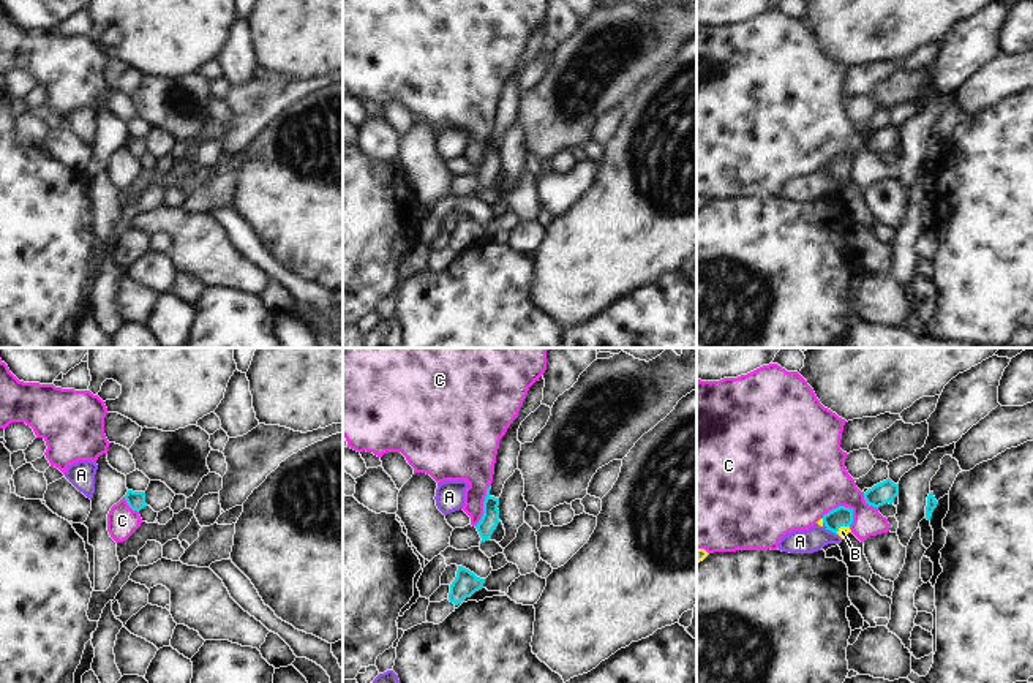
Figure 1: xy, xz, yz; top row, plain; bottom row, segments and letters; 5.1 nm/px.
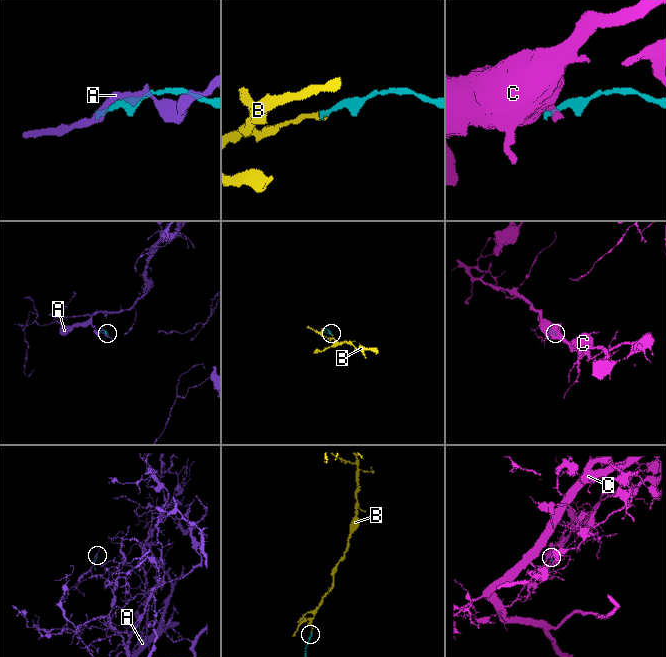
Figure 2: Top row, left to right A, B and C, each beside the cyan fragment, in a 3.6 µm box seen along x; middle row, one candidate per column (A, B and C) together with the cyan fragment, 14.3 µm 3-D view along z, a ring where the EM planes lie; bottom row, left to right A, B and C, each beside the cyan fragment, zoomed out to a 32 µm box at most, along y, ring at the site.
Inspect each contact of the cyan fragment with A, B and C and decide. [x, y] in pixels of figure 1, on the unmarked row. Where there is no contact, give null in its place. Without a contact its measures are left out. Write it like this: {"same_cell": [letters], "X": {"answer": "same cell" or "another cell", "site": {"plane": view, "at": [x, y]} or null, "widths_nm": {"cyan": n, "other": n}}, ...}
{"same_cell": ["B"], "A": {"answer": "another cell", "site": {"plane": "yz", "at": [830, 176]}, "widths_nm": {"cyan": 100, "other": 130}}, "B": {"answer": "same cell", "site": {"plane": "yz", "at": [841, 171]}, "widths_nm": {"cyan": 100, "other": 50}}, "C": {"answer": "another cell", "site": {"plane": "yz", "at": [839, 152]}, "widths_nm": {"cyan": 100, "other": 460}}}

